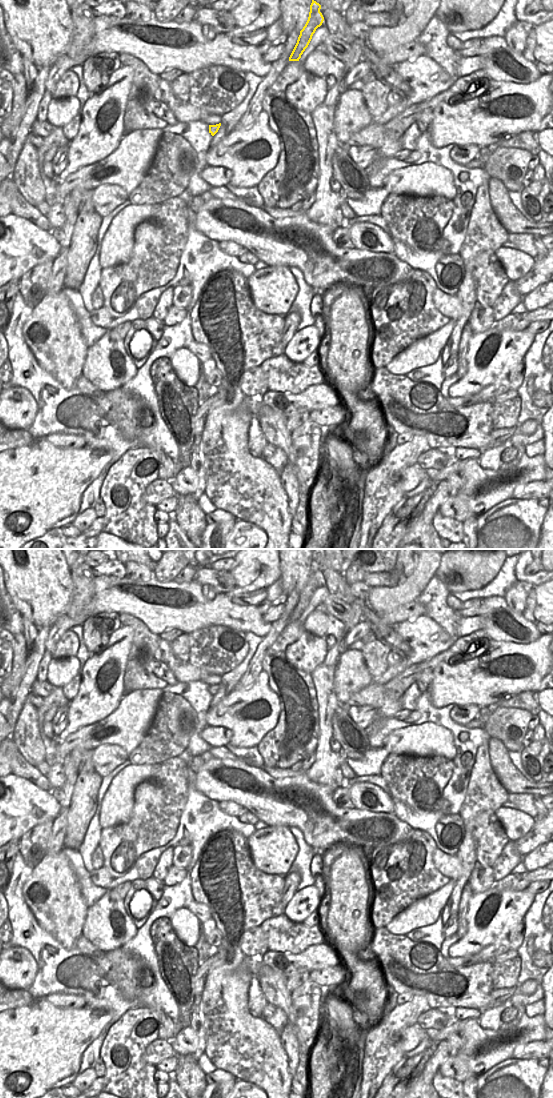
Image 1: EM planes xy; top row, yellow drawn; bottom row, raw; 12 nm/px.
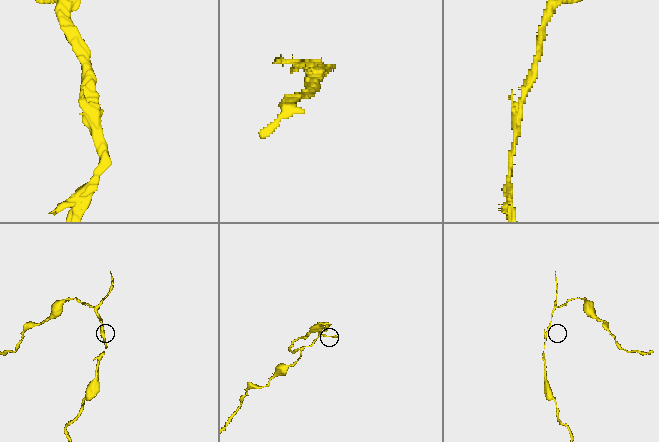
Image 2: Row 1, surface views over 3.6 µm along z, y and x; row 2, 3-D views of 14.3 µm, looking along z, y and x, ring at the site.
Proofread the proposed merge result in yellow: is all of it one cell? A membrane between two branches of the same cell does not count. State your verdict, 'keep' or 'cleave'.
cleave

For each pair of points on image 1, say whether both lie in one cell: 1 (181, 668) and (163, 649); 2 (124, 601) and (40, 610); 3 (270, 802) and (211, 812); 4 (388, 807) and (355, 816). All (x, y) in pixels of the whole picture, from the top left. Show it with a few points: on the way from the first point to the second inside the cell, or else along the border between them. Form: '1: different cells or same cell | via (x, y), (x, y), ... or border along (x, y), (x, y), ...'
1: same cell | via (176, 665), (165, 654)
2: different cells | border along (64, 613), (51, 627)
3: different cells | border along (197, 791), (218, 802)
4: different cells | border along (354, 807), (360, 810), (392, 813)

